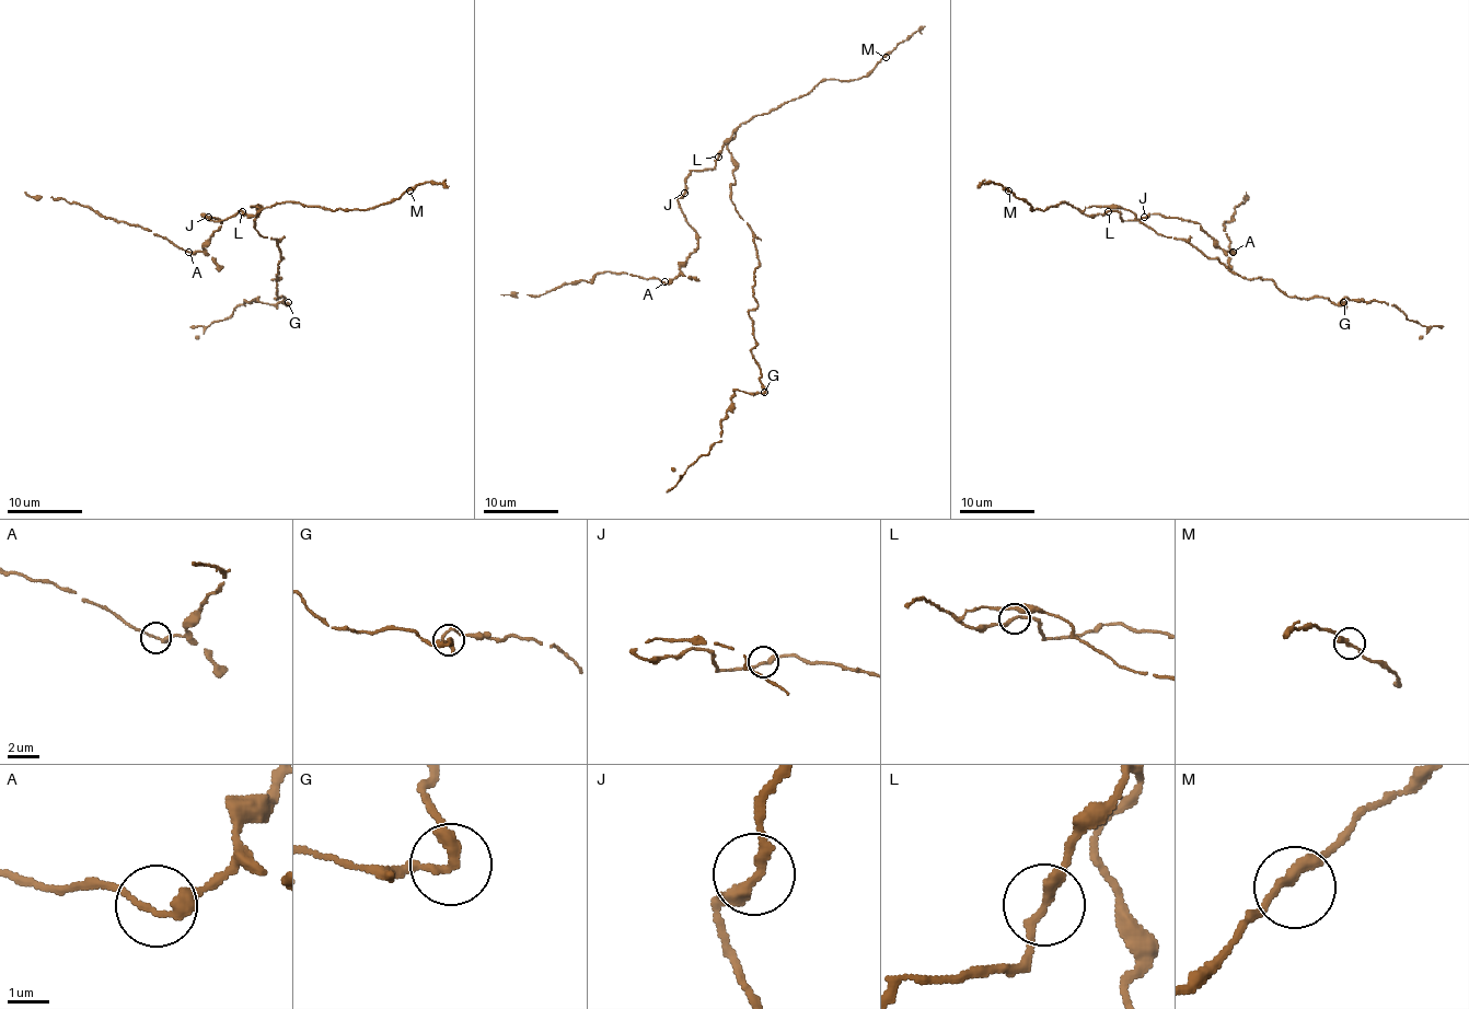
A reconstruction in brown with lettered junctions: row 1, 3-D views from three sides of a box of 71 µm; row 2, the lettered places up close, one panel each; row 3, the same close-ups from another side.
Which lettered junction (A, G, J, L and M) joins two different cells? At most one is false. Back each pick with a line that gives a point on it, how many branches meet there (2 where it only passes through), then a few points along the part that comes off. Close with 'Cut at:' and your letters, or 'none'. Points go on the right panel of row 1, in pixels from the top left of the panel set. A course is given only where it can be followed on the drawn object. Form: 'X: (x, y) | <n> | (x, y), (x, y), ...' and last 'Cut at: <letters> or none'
Cut at: none

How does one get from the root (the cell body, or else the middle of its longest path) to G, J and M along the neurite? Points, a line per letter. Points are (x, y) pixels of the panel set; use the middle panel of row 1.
G: (735, 167), (730, 201), (751, 230), (759, 257), (756, 306), (749, 317), (751, 355), (764, 392)
J: (735, 167), (735, 159), (727, 147), (735, 132), (712, 167), (691, 172), (684, 192)
M: (735, 167), (735, 159), (727, 143), (741, 123), (807, 95), (820, 82), (857, 80), (886, 57)

